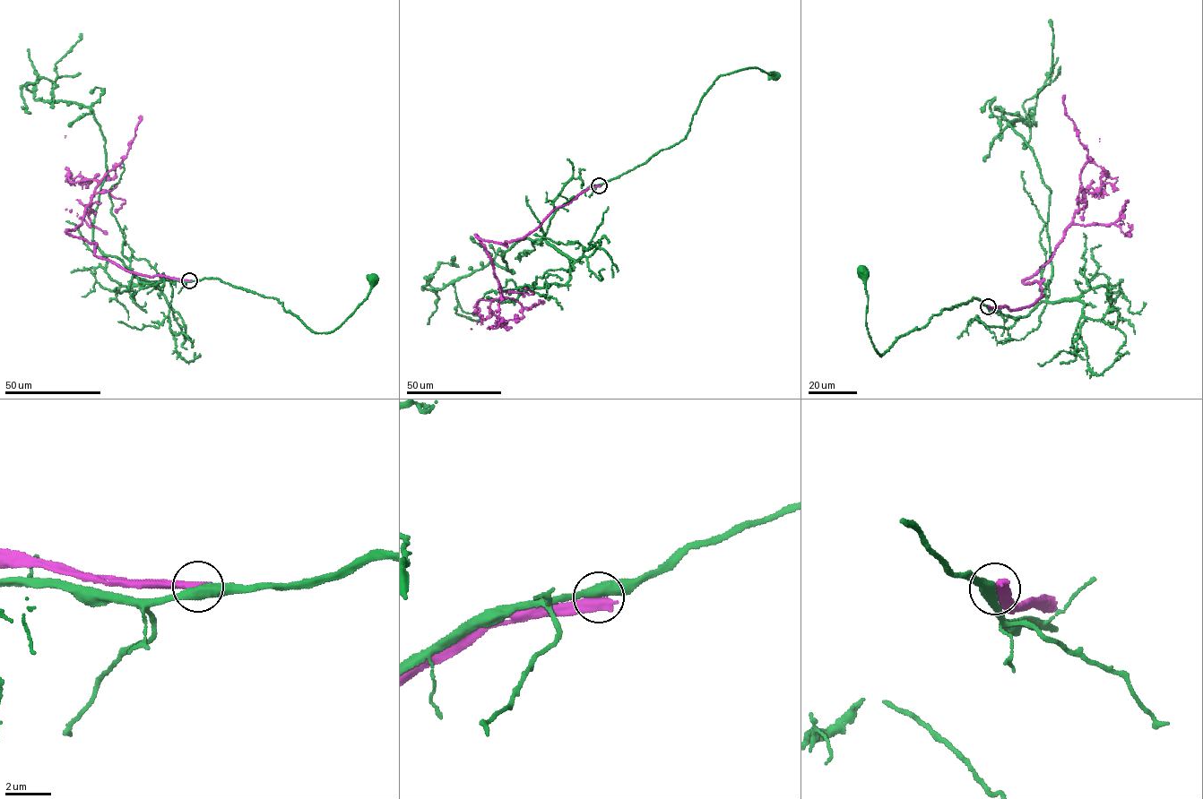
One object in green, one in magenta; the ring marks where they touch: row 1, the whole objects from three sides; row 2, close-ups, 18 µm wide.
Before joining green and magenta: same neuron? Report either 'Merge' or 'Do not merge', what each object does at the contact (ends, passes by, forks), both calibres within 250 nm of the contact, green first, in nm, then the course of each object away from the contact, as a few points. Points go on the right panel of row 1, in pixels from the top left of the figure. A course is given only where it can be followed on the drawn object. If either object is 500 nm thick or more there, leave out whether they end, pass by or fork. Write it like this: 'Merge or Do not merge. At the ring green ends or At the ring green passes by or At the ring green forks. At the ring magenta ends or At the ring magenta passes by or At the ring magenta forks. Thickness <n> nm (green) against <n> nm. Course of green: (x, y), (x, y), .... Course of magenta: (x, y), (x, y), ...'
Do not merge. At the ring green passes by. At the ring magenta ends. Thickness 440 nm (green) against 480 nm. Course of green: (988, 307), (973, 297), (944, 308), (924, 326), (896, 339), (880, 356), (866, 325), (868, 296), (861, 270). Course of magenta: (988, 306), (1011, 311), (1043, 296), (1043, 279), (1023, 281), (1050, 260), (1086, 205), (1087, 150), (1065, 95)

